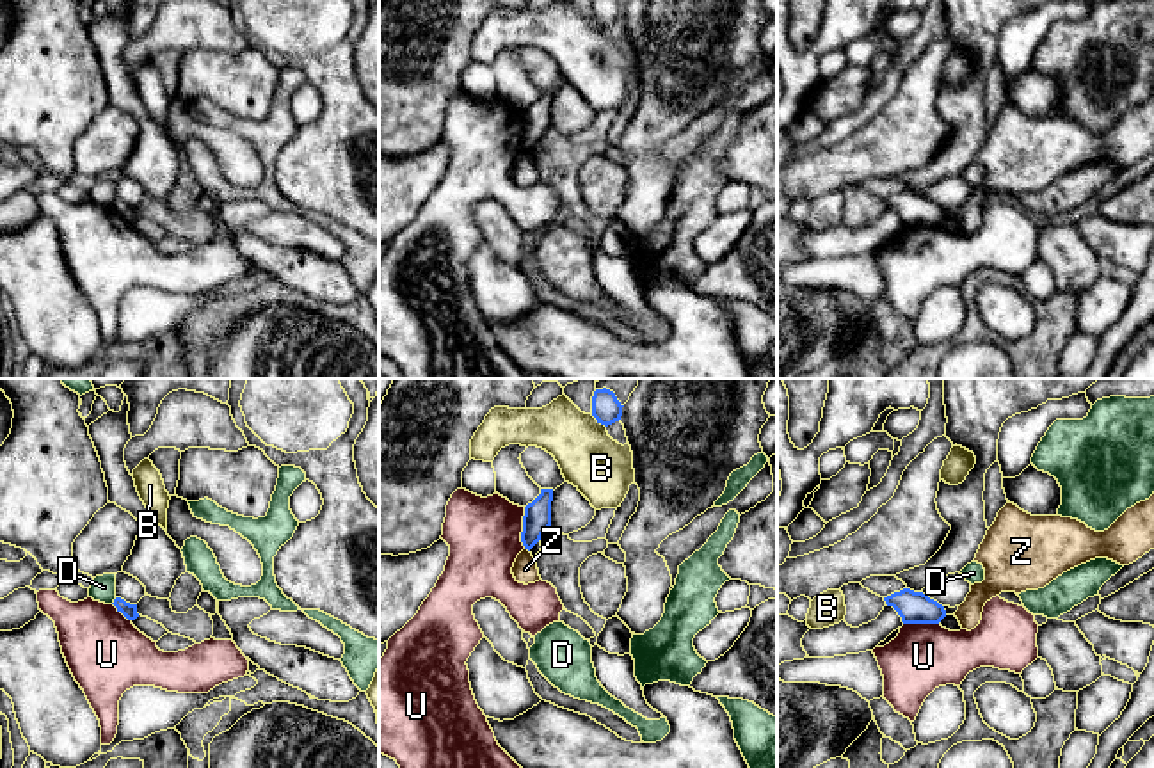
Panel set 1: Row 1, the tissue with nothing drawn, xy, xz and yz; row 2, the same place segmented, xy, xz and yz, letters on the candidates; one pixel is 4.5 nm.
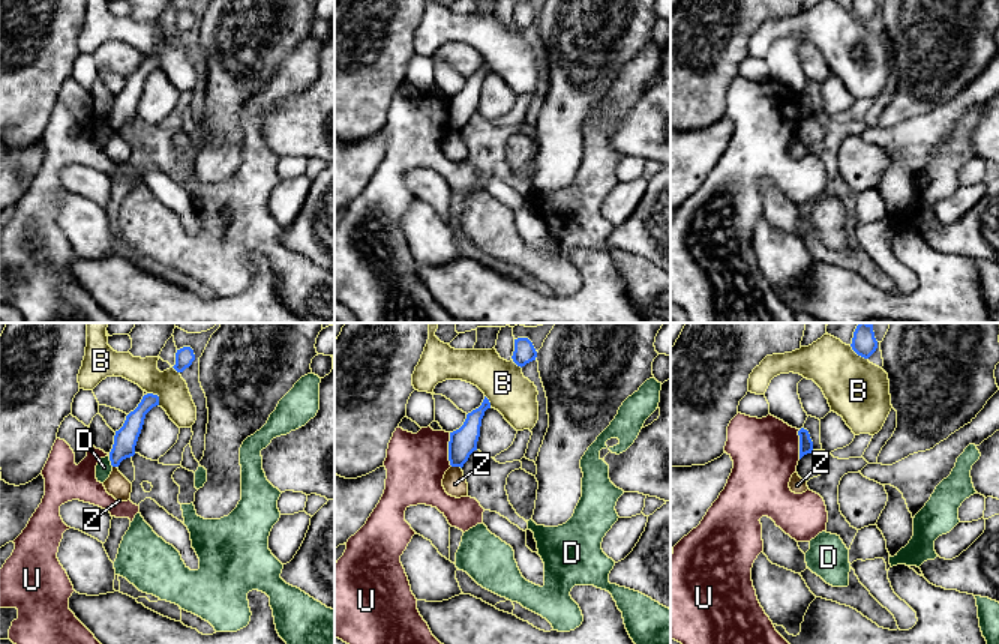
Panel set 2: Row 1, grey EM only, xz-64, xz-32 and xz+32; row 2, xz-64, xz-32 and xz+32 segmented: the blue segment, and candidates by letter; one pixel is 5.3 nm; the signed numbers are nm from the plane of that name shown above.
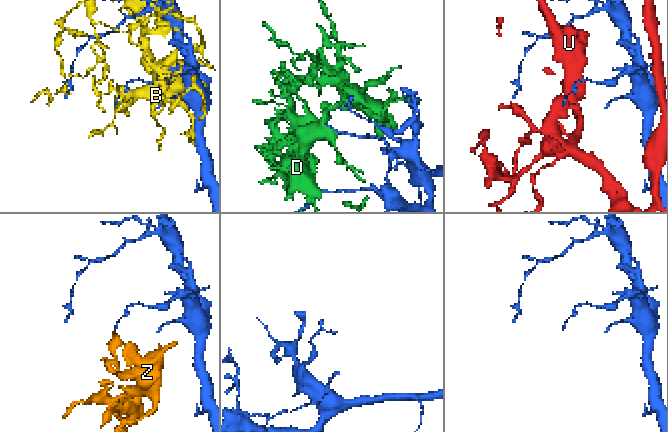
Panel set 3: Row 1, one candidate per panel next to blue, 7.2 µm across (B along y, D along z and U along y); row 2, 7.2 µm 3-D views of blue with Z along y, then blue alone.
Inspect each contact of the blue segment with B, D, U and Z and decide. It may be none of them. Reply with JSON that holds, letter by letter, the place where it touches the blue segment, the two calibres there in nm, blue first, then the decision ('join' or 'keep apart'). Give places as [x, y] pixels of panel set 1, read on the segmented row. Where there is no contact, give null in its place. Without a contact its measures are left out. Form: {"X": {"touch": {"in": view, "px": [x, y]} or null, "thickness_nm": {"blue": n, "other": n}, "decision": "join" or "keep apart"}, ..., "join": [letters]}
{"B": {"touch": {"in": "xz", "px": [598, 420]}, "thickness_nm": {"blue": 140, "other": 280}, "decision": "keep apart"}, "D": {"touch": {"in": "xy", "px": [114, 601]}, "thickness_nm": {"blue": 70, "other": 110}, "decision": "keep apart"}, "U": {"touch": {"in": "xz", "px": [523, 528]}, "thickness_nm": {"blue": 130, "other": 340}, "decision": "keep apart"}, "Z": {"touch": {"in": "xz", "px": [527, 548]}, "thickness_nm": {"blue": 130, "other": 110}, "decision": "keep apart"}, "join": []}

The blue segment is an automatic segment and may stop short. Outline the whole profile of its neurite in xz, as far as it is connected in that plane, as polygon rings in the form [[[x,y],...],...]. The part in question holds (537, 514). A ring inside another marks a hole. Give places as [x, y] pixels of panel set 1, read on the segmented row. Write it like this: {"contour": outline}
{"contour": [[[541,489],[541,494],[525,507],[521,542],[532,549],[551,526],[553,489]]]}

